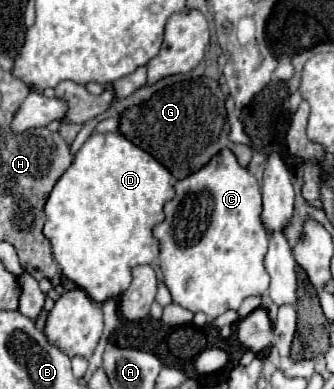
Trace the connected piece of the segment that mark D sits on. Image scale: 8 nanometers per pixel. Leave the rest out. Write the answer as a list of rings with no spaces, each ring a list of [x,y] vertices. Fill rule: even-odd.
[[[92,133],[90,139],[80,147],[80,151],[74,155],[74,161],[72,165],[66,169],[66,173],[56,181],[48,201],[46,201],[46,225],[44,225],[44,235],[46,239],[50,241],[52,245],[52,253],[54,253],[54,259],[58,261],[62,273],[72,281],[76,283],[80,289],[84,289],[88,293],[88,297],[92,297],[96,303],[104,303],[106,299],[110,297],[118,297],[120,293],[124,293],[132,281],[132,269],[136,265],[146,265],[146,263],[152,263],[156,257],[158,257],[158,241],[152,237],[152,229],[154,225],[162,223],[164,221],[164,205],[166,201],[170,201],[174,197],[174,189],[172,189],[172,183],[170,183],[172,175],[168,173],[168,169],[164,165],[160,165],[150,153],[146,153],[144,149],[136,147],[132,141],[128,141],[122,133]]]

